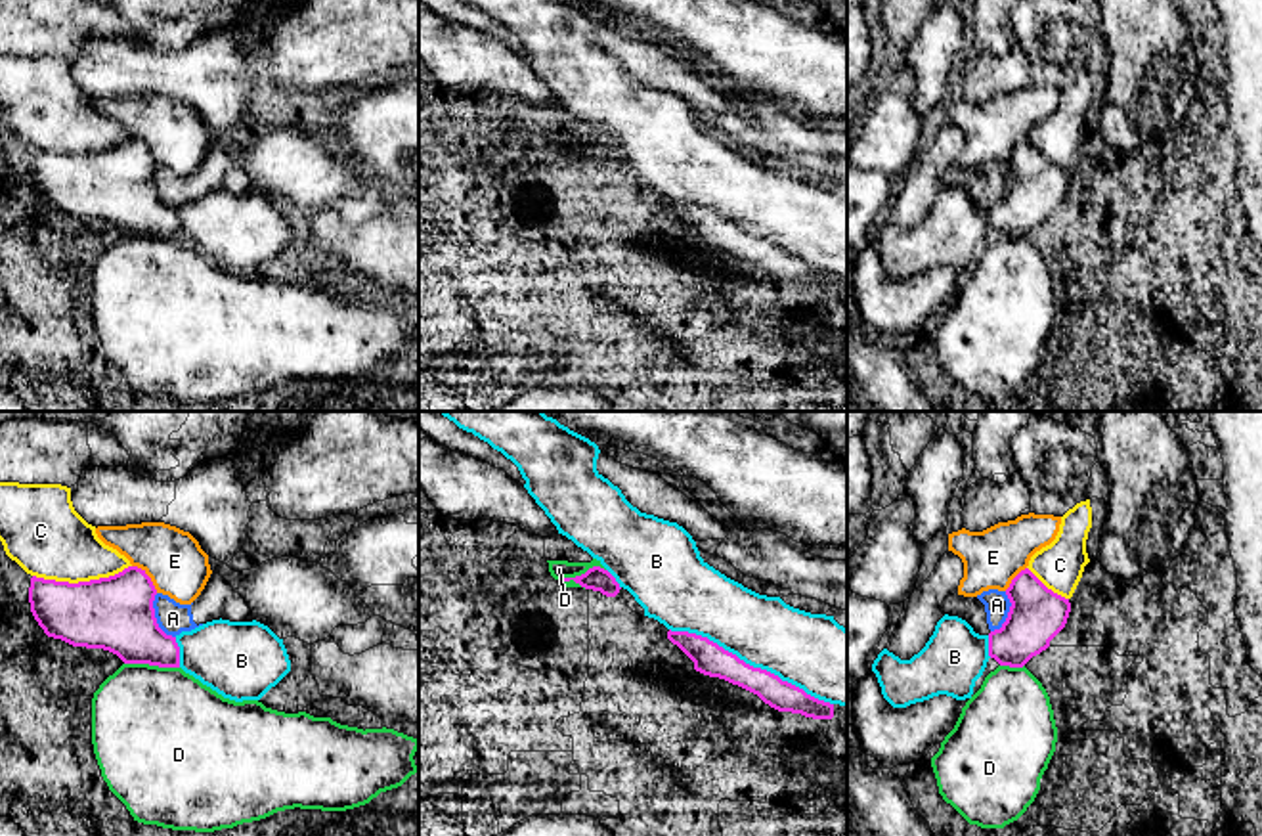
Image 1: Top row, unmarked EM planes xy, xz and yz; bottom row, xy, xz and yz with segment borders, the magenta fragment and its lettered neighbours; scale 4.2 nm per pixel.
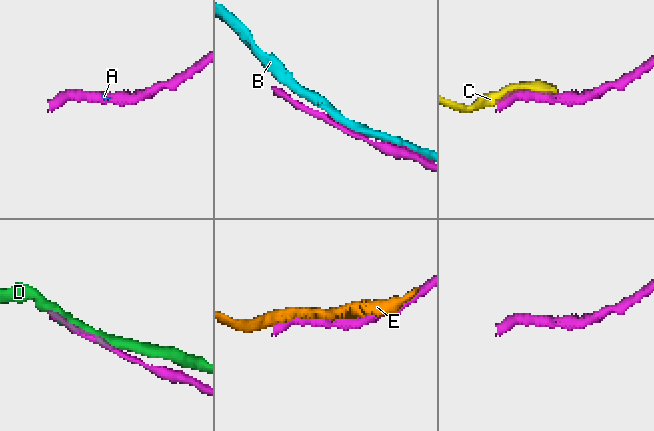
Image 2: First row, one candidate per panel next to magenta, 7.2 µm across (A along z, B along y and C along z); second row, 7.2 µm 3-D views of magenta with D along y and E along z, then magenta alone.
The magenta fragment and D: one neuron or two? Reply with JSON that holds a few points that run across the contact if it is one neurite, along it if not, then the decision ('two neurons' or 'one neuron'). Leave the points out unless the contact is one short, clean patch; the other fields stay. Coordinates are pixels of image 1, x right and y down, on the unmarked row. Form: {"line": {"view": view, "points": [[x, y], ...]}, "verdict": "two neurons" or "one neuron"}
{"line": {"view": "xz", "points": [[605, 140], [591, 138], [561, 152]]}, "verdict": "two neurons"}

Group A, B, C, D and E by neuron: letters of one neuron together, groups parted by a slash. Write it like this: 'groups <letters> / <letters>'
groups A / B / C / D / E

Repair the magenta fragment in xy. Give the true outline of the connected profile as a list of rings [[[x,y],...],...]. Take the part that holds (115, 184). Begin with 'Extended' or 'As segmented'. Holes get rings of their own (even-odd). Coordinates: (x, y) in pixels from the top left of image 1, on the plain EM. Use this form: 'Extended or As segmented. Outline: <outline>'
As segmented. Outline: [[[138,138],[78,155],[33,147],[29,159],[31,184],[48,209],[109,222],[124,235],[180,239],[176,209],[157,195],[155,166]]]

